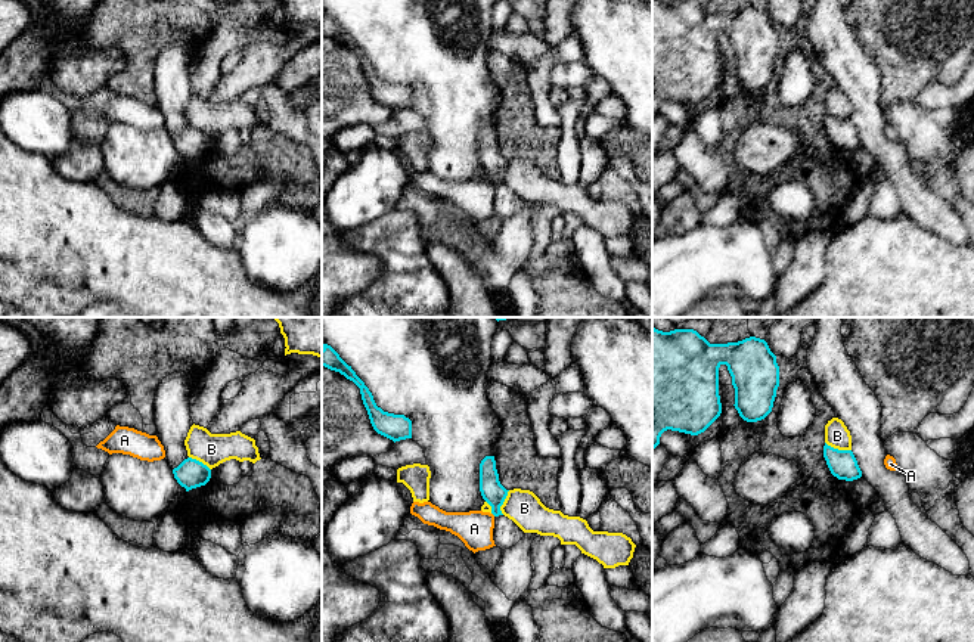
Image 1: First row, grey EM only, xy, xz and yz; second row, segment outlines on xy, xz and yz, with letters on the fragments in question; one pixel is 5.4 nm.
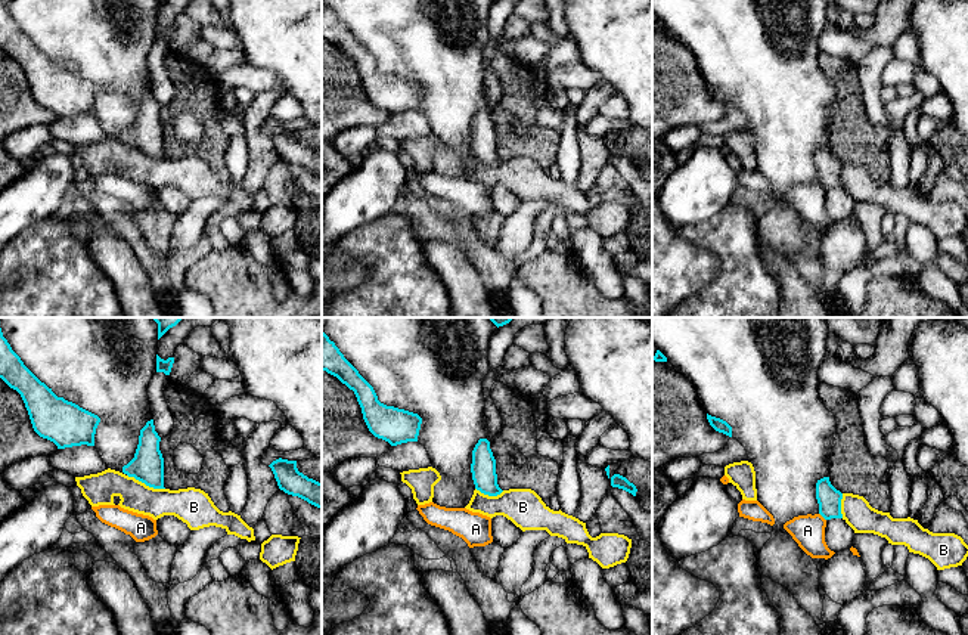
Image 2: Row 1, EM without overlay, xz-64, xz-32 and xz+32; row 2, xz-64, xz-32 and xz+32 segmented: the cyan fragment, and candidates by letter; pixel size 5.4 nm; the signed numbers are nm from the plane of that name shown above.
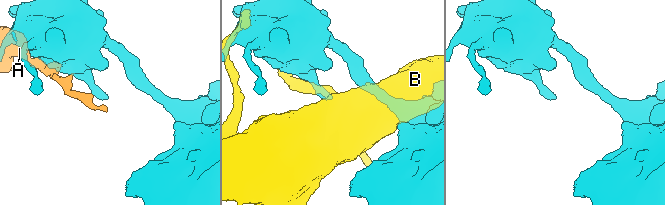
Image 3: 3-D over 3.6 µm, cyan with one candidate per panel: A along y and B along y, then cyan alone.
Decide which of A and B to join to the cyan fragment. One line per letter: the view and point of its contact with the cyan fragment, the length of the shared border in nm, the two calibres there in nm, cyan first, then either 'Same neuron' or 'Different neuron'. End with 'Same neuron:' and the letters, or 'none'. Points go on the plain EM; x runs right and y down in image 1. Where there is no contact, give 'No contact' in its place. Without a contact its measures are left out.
A: Touches cyan at xz (493, 183). Shared border 30 nm. Thickness 120 nm (cyan) against 190 nm. Different neuron
B: Touches cyan at yz (837, 118). Shared border 150 nm. Thickness 150 nm (cyan) against 140 nm. Different neuron
Same neuron: none

